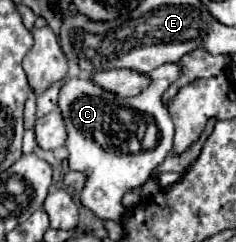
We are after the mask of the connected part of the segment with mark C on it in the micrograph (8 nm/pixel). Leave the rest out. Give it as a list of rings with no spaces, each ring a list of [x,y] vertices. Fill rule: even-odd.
[[[165,64],[149,72],[149,86],[133,98],[117,98],[99,86],[93,86],[89,78],[67,78],[59,92],[59,110],[67,122],[67,150],[69,168],[87,176],[87,186],[79,200],[85,208],[93,210],[103,220],[115,220],[123,216],[121,198],[127,190],[143,186],[149,174],[165,158],[173,154],[173,122],[165,106],[161,106],[161,94],[177,80],[179,66]],[[135,134],[141,142],[141,152],[123,152],[127,136]]]

